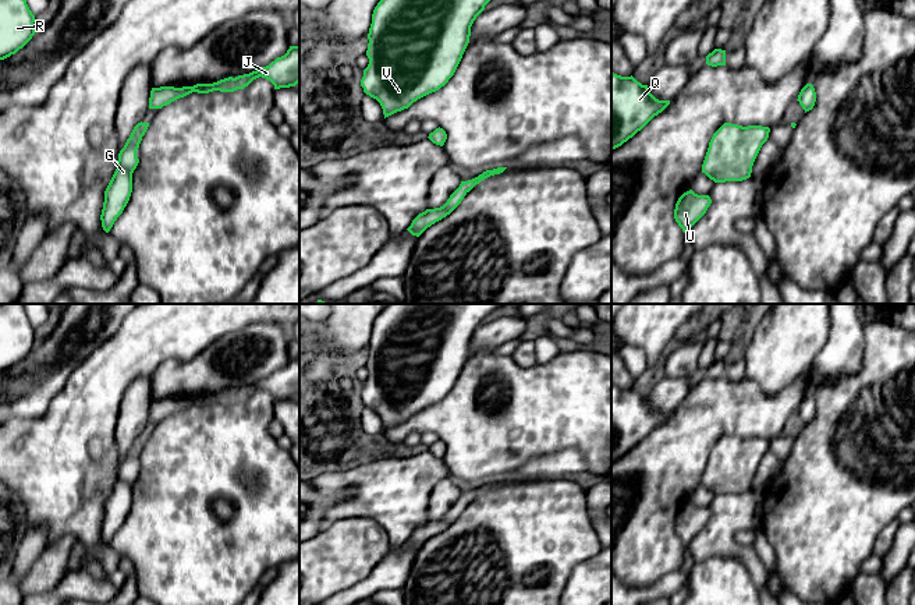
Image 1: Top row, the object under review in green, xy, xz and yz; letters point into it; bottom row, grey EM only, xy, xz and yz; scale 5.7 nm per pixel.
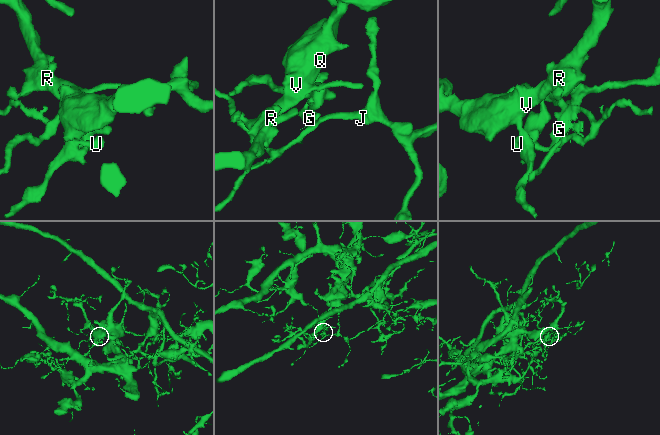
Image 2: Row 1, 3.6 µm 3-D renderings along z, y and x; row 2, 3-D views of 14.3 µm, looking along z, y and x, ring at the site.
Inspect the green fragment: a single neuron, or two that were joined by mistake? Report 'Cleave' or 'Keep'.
Cleave

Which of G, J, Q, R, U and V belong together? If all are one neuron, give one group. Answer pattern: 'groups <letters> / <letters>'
groups G Q R U V / J

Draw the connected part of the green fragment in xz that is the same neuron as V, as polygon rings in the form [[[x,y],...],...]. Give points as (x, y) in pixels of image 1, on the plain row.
[[[389,304],[375,319],[368,346],[369,371],[363,382],[361,399],[376,411],[384,431],[408,421],[418,411],[439,403],[454,388],[462,367],[469,355],[471,339],[485,318],[507,304]]]

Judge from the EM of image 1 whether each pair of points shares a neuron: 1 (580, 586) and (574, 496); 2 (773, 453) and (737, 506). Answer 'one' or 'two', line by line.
1: two
2: two

